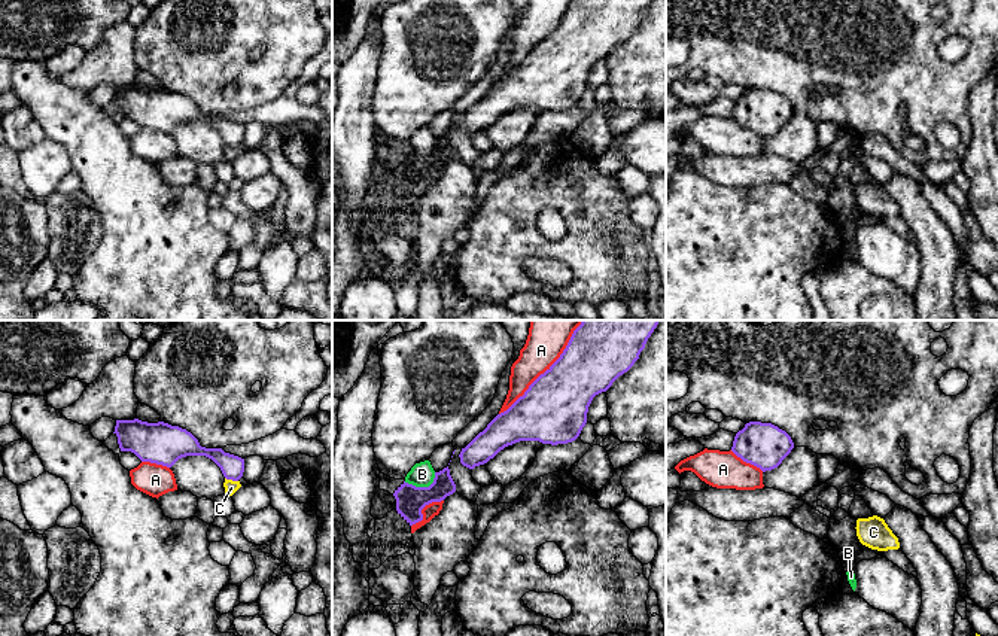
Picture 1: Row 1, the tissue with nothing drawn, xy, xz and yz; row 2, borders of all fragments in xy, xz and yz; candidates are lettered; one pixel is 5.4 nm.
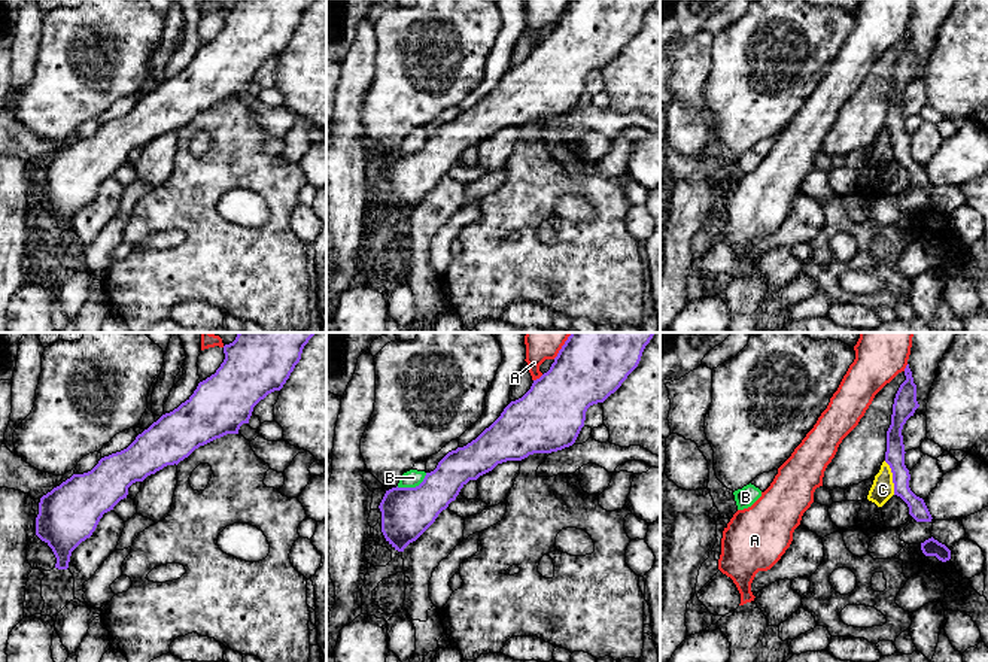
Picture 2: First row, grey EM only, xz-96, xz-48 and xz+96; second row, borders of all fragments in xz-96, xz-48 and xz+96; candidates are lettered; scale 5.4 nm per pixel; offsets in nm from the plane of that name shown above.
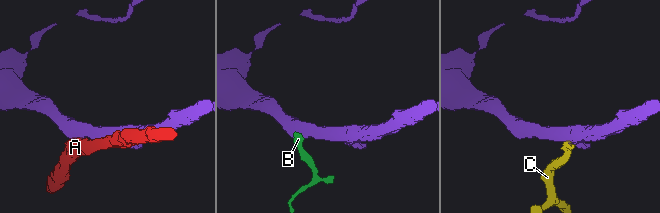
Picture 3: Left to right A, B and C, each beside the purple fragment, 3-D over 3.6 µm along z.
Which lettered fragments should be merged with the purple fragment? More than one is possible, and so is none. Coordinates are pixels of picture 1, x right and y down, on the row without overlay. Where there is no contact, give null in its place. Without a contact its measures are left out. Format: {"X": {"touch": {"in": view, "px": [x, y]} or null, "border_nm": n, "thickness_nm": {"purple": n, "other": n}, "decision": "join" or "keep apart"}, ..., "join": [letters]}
{"A": {"touch": {"in": "xz", "px": [539, 42]}, "border_nm": 600, "thickness_nm": {"purple": 360, "other": 190}, "decision": "keep apart"}, "B": {"touch": {"in": "xz", "px": [422, 154]}, "border_nm": 180, "thickness_nm": {"purple": 160, "other": 130}, "decision": "keep apart"}, "C": {"touch": {"in": "xy", "px": [231, 145]}, "border_nm": 80, "thickness_nm": {"purple": 130, "other": 70}, "decision": "keep apart"}, "join": []}

